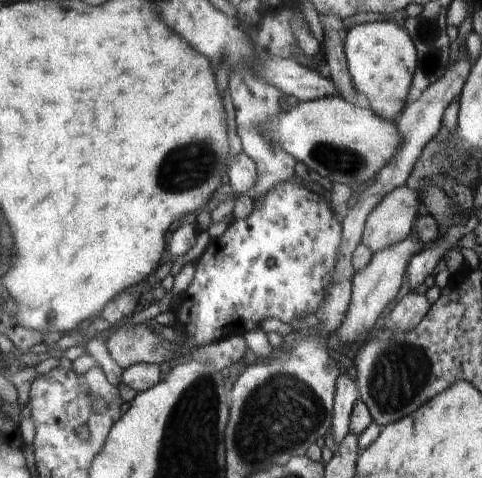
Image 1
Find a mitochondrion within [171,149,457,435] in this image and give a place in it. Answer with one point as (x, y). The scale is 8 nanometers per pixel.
(402, 371)

